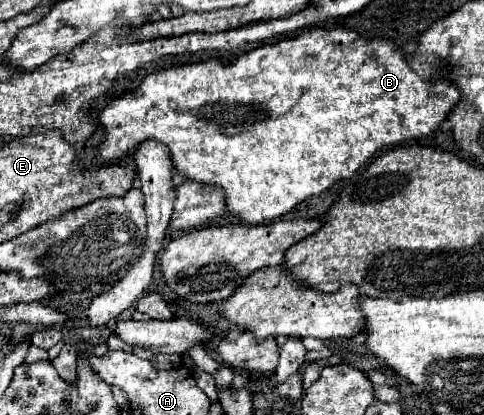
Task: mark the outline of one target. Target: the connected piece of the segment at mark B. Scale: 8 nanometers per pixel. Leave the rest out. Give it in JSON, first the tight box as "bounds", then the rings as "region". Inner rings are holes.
{"bounds":[98,27,462,225],"region":[[[334,27],[334,29],[310,29],[294,39],[282,39],[278,43],[266,43],[260,45],[258,49],[250,51],[250,53],[242,53],[236,63],[224,65],[216,59],[212,61],[204,61],[204,63],[192,63],[184,65],[176,65],[176,67],[168,67],[162,69],[158,73],[148,75],[142,85],[132,91],[122,95],[120,99],[114,99],[112,103],[108,103],[100,113],[98,113],[98,121],[104,127],[106,139],[100,145],[100,153],[102,159],[108,161],[116,161],[124,155],[128,155],[130,151],[136,151],[136,147],[146,141],[146,139],[156,139],[162,141],[164,145],[170,147],[172,151],[172,161],[174,167],[182,173],[188,175],[188,179],[192,181],[202,181],[206,185],[220,185],[226,193],[226,207],[230,213],[234,213],[242,223],[248,225],[258,225],[258,223],[266,223],[270,219],[276,219],[288,211],[292,211],[300,201],[312,197],[312,195],[320,195],[326,189],[330,189],[334,183],[344,181],[344,179],[352,179],[354,173],[366,165],[380,149],[402,143],[406,139],[414,139],[414,137],[424,137],[432,131],[438,129],[438,125],[450,115],[452,107],[462,99],[460,89],[446,77],[438,77],[438,79],[422,79],[414,73],[414,69],[408,65],[408,53],[402,53],[396,43],[392,43],[390,39],[366,39],[364,35],[360,35],[358,31],[352,29],[342,29],[342,27]]]}

